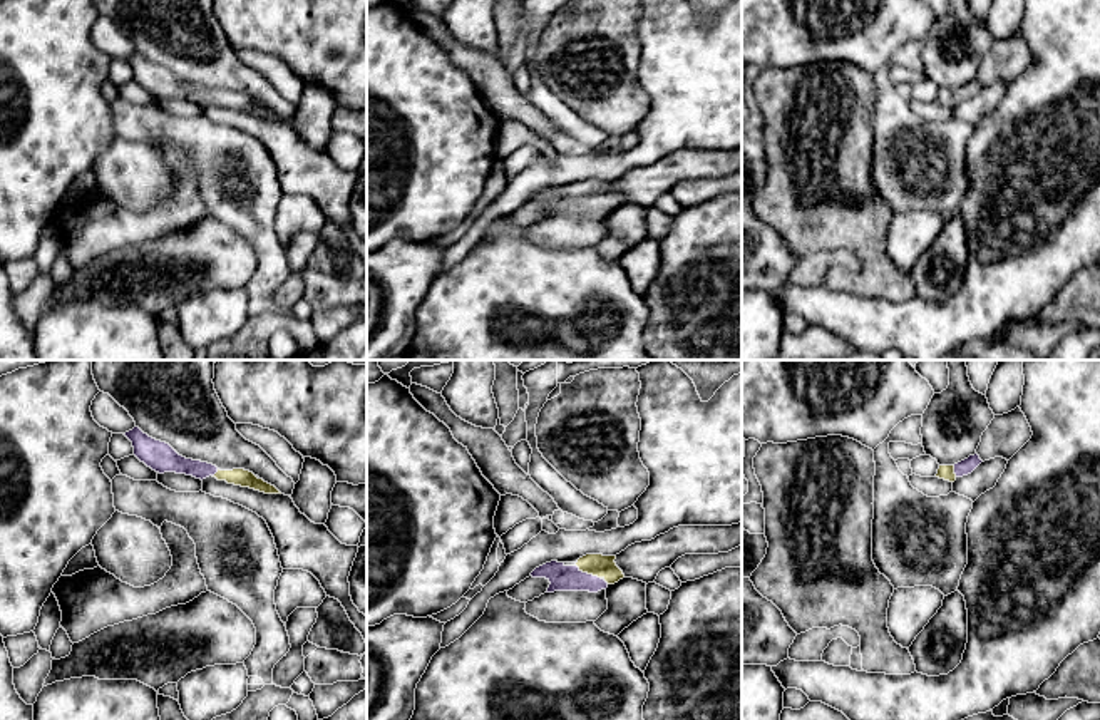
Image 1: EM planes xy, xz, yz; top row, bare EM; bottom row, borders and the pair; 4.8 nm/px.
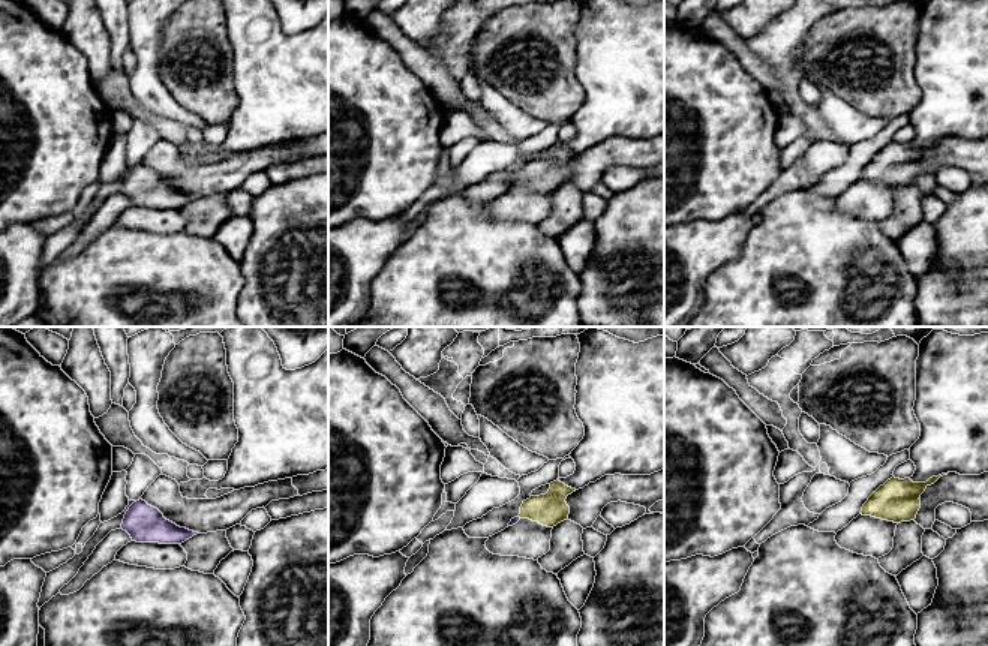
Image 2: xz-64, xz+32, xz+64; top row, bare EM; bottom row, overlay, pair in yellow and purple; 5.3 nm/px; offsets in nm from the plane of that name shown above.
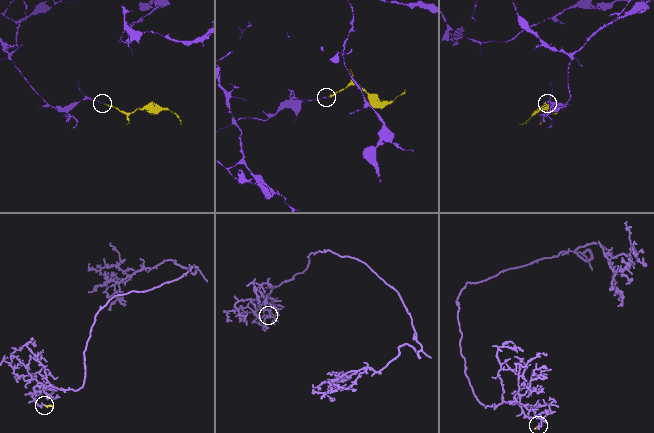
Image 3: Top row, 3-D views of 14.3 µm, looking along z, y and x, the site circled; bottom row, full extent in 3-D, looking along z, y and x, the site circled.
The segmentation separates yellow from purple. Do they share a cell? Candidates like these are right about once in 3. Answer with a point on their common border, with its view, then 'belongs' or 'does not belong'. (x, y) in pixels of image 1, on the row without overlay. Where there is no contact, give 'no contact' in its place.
meets yellow in xz at (588, 198); belongs

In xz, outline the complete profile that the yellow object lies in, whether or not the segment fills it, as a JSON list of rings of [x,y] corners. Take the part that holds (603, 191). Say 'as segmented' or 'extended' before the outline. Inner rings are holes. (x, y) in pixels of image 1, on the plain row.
extended; [[[586,179],[574,191],[551,186],[536,193],[532,203],[546,203],[551,209],[546,218],[589,216],[598,218],[625,203],[614,188],[616,181]]]

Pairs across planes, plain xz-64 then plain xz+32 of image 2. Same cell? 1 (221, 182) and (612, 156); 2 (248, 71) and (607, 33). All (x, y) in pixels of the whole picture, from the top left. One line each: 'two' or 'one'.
1: one
2: one

